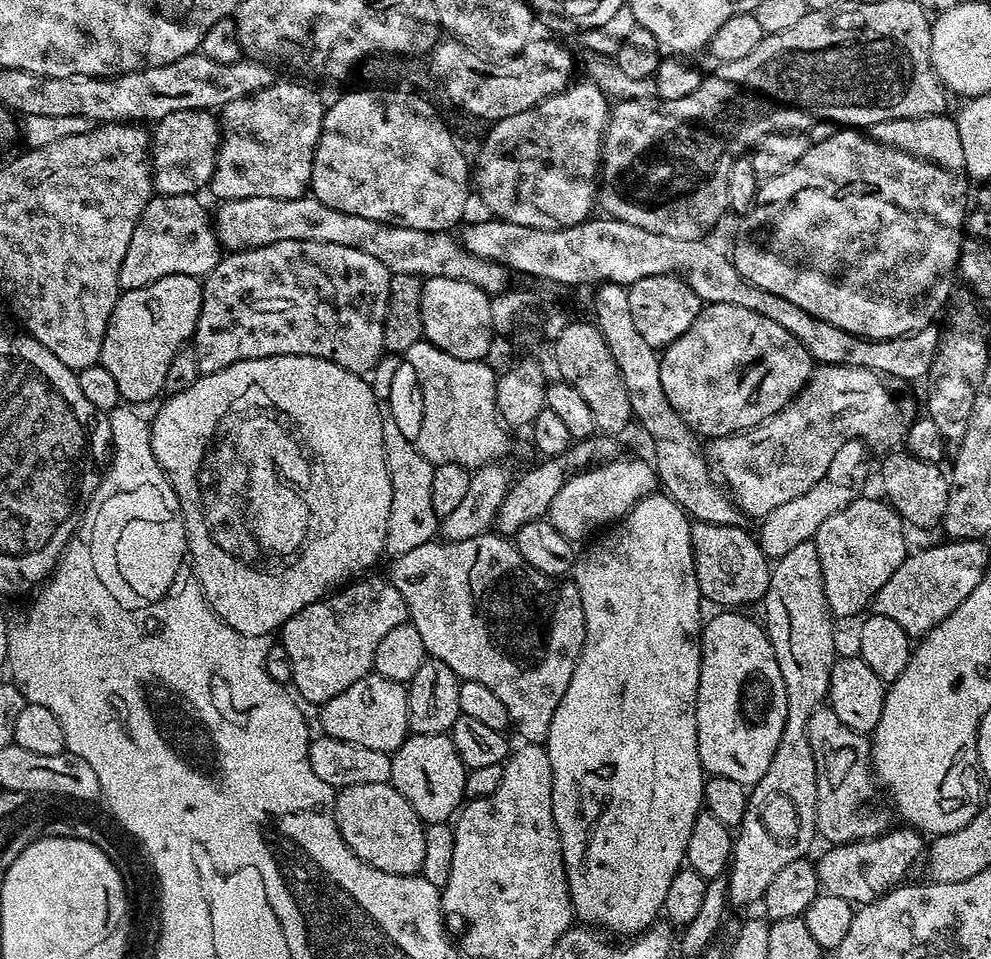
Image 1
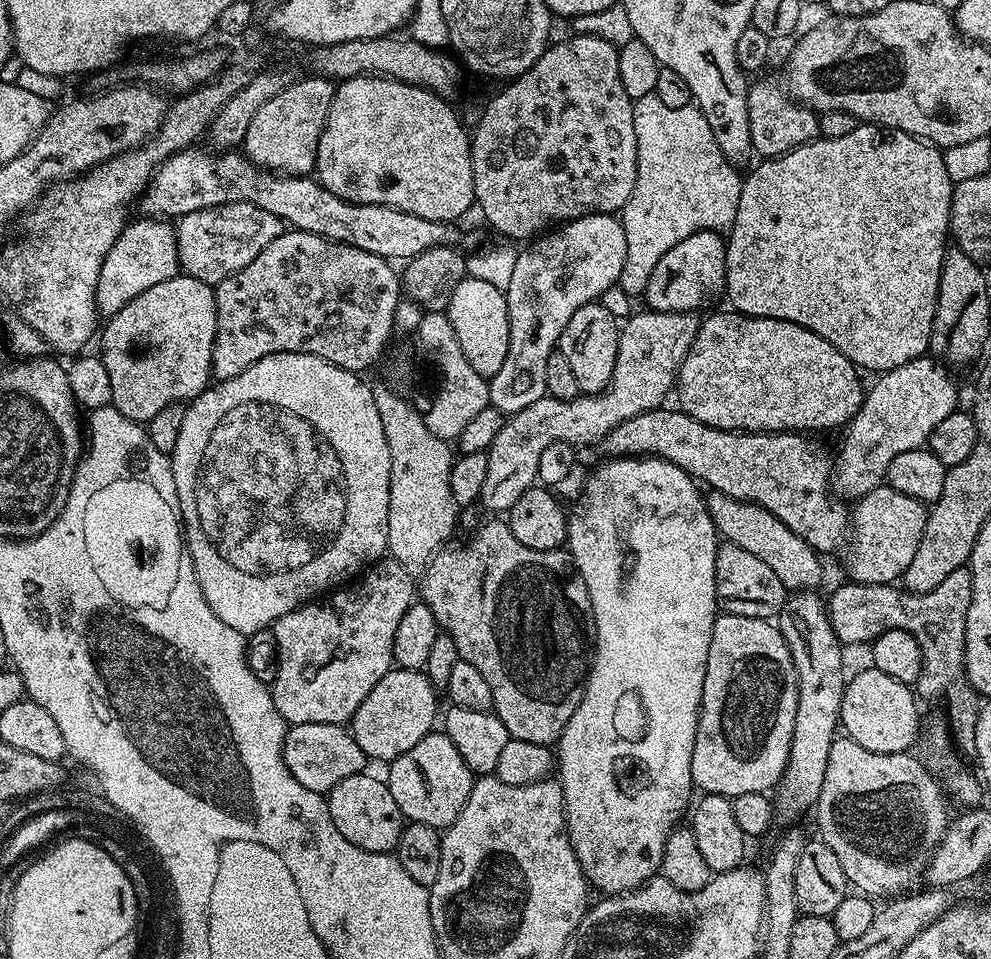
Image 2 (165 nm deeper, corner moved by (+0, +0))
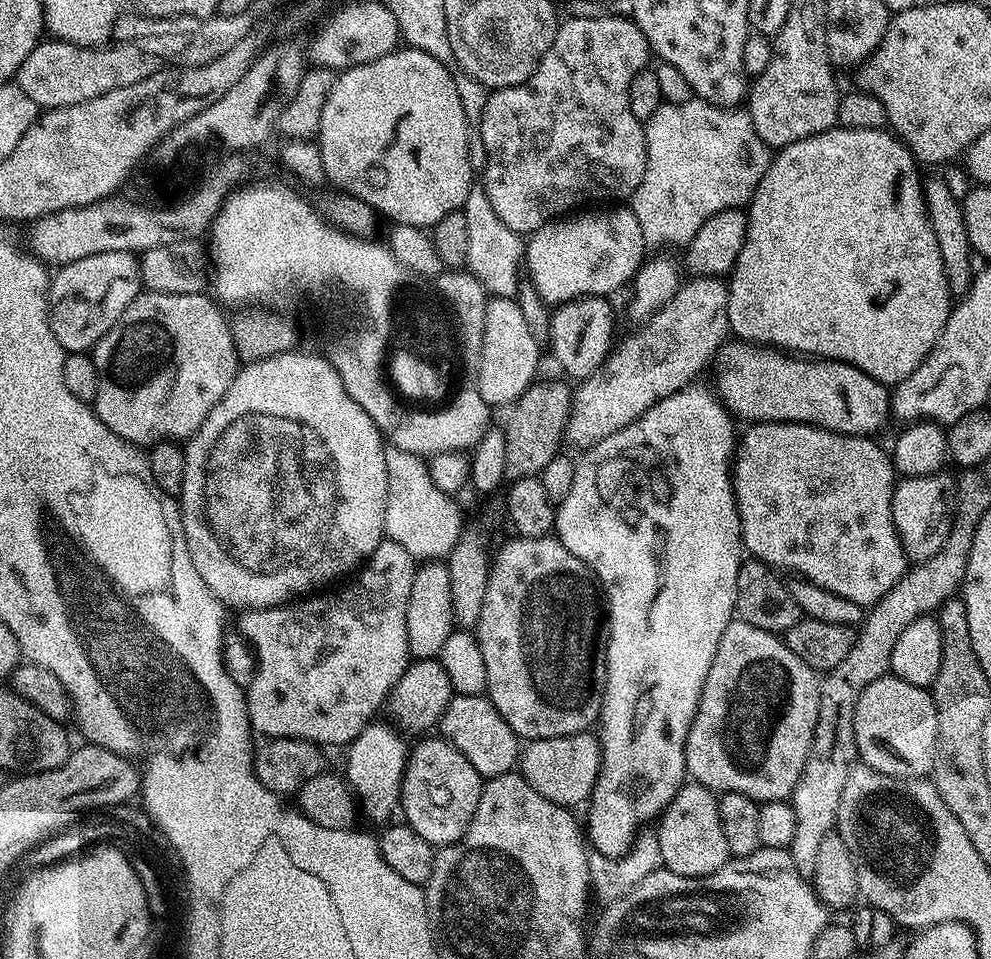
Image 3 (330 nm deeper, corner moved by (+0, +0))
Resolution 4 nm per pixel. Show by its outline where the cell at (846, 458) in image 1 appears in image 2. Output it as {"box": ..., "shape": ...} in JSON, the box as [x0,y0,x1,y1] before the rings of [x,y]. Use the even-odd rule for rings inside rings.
{"box":[834,354,960,502],"shape":[[[925,354],[873,379],[876,381],[865,391],[858,414],[847,425],[840,457],[837,455],[834,460],[834,488],[845,501],[855,502],[881,487],[890,462],[898,454],[906,454],[906,450],[925,447],[930,434],[934,434],[934,426],[957,411],[960,392],[947,371],[951,372],[941,361]]]}

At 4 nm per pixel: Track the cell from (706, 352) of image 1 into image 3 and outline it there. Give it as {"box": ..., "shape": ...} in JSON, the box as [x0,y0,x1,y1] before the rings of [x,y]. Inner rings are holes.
{"box":[714,342,890,438],"shape":[[[728,342],[721,347],[720,351],[714,357],[714,368],[716,364],[716,385],[714,391],[720,397],[721,404],[732,413],[733,417],[740,416],[744,422],[752,424],[769,424],[770,422],[794,422],[795,424],[813,424],[819,428],[825,428],[831,432],[841,432],[847,436],[862,436],[865,438],[875,437],[876,431],[883,426],[887,420],[890,420],[890,392],[883,384],[879,384],[874,378],[870,378],[870,374],[866,374],[862,370],[858,370],[849,364],[843,364],[837,360],[817,360],[815,358],[797,358],[795,355],[781,352],[767,346],[757,346],[755,344],[745,344],[743,342]]]}

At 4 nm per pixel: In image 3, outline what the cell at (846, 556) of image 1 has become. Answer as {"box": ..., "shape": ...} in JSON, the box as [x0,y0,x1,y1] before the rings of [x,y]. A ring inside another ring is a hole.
{"box":[892,470,956,561],"shape":[[[941,470],[932,476],[905,476],[896,485],[892,495],[892,517],[909,561],[934,558],[950,534],[956,507],[956,480],[946,473]]]}

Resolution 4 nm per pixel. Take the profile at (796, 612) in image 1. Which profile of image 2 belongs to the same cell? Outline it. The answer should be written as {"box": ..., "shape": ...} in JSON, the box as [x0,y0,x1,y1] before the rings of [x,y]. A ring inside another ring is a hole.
{"box":[774,590,846,822],"shape":[[[796,590],[784,601],[784,607],[778,613],[778,627],[786,646],[790,650],[790,658],[794,658],[794,668],[798,678],[798,714],[794,720],[794,738],[790,742],[790,758],[786,762],[784,777],[774,789],[774,812],[777,817],[788,822],[796,819],[804,811],[815,809],[818,794],[822,790],[822,782],[826,774],[826,762],[830,758],[830,746],[838,739],[840,723],[840,707],[846,683],[844,676],[844,652],[840,639],[834,634],[834,626],[830,626],[830,618],[823,599],[816,597],[812,590]]]}

